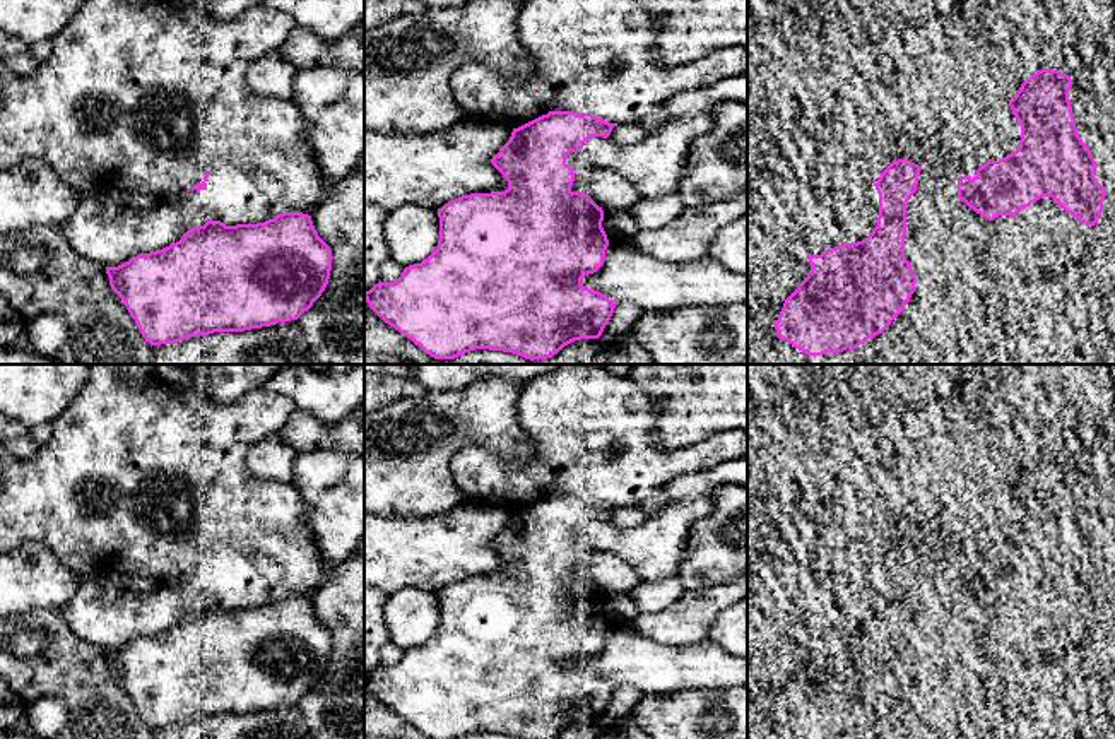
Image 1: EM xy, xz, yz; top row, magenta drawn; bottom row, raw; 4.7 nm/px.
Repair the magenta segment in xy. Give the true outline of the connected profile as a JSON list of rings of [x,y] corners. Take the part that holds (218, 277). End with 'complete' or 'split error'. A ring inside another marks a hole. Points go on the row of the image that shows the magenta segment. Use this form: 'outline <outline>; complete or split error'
outline [[[282,212],[257,224],[207,221],[162,250],[106,267],[111,289],[150,346],[298,320],[325,291],[330,270],[332,250],[303,212]]]; complete

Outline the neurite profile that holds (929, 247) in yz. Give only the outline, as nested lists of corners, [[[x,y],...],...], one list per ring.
[[[915,192],[906,209],[905,257],[918,284],[951,284],[956,277],[959,251],[941,207]]]

